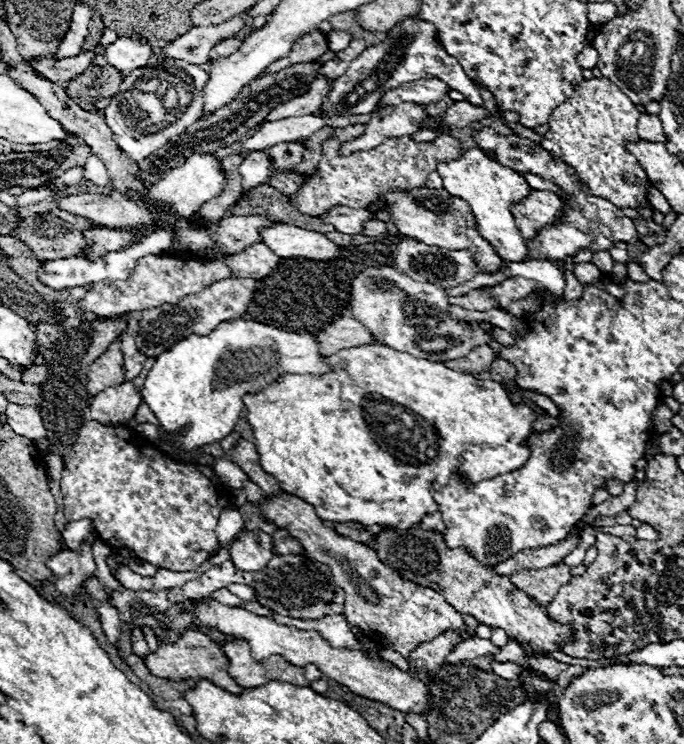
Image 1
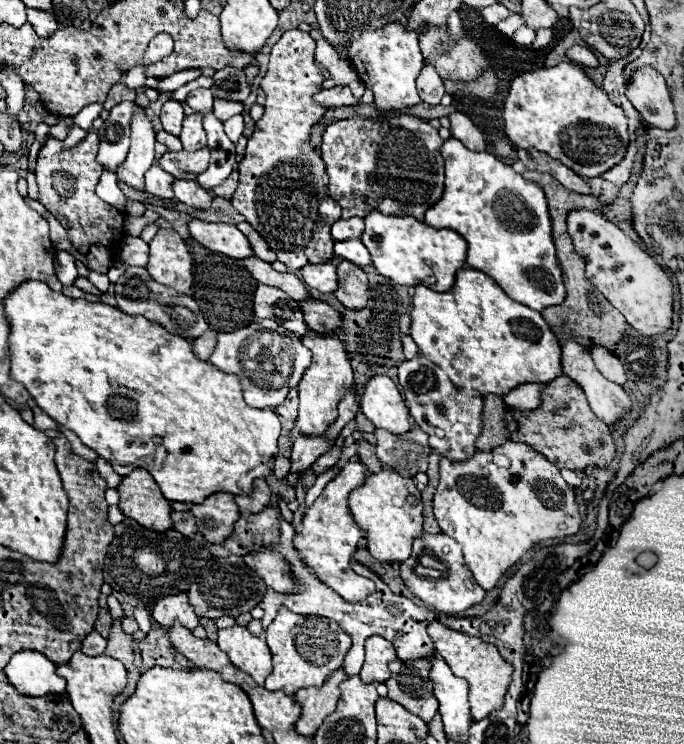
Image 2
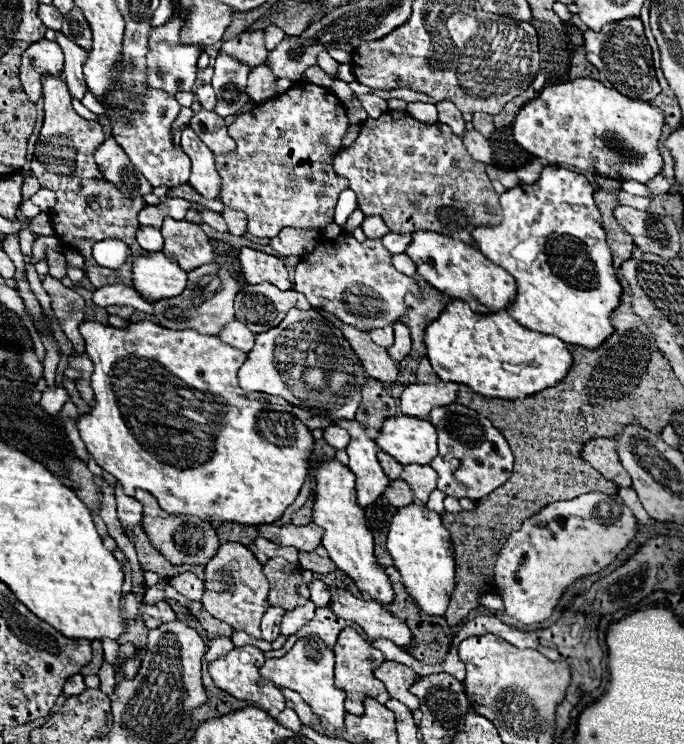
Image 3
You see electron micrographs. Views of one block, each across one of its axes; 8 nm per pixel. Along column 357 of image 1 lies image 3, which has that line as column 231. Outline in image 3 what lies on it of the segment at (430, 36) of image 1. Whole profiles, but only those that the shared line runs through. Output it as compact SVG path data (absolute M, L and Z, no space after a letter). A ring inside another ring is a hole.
M218 56L214 64L212 86L216 90L214 112L222 118L238 114L238 110L250 100L246 96L246 80L250 68L230 60L230 56Z

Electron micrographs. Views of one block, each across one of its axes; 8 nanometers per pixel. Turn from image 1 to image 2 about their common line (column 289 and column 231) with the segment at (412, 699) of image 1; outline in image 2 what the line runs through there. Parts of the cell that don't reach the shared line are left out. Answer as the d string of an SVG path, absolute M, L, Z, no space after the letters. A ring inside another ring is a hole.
M230 626L218 630L216 644L228 654L234 666L242 668L258 684L264 684L272 670L272 654L262 638L252 636L244 626Z

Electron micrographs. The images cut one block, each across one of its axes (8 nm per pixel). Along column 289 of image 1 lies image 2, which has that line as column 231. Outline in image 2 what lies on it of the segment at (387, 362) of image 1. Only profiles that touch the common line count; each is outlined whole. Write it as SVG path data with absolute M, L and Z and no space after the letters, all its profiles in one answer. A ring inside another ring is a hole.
M26 280L18 288L14 288L4 298L4 314L10 324L10 338L8 338L10 340L10 362L12 362L10 378L24 384L38 408L42 408L50 418L54 418L64 428L72 430L82 440L82 444L92 448L100 458L108 460L110 466L120 476L130 474L134 468L146 468L158 482L166 500L200 504L212 492L230 492L230 494L250 492L254 478L258 478L258 476L264 478L270 472L268 464L278 450L278 436L280 436L280 428L282 428L280 416L270 408L260 410L260 408L248 406L242 398L242 386L240 386L238 376L226 374L226 372L218 370L216 366L212 366L210 362L198 360L192 352L190 340L174 336L174 334L166 332L160 324L150 322L142 316L128 316L114 306L108 306L102 302L88 302L84 298L68 298L62 292L50 290L44 282L38 282L38 280Z

